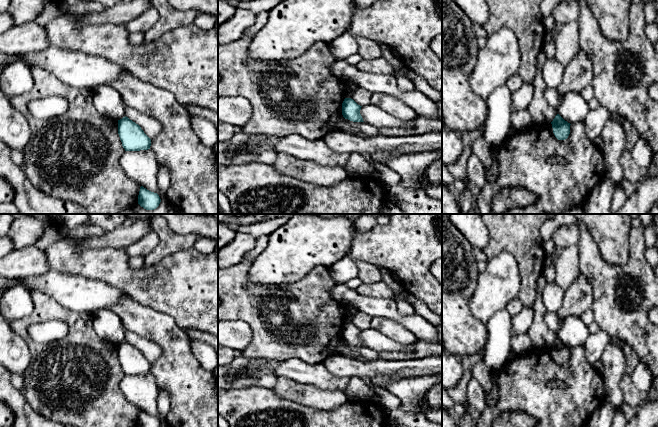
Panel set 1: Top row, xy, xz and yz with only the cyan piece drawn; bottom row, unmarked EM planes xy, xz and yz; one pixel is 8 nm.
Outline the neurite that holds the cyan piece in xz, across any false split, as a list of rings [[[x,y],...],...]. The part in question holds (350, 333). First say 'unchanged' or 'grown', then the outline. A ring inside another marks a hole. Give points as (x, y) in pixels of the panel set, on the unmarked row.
unchanged | [[[345,322],[342,327],[342,339],[353,346],[364,346],[360,338],[361,331],[353,323]]]

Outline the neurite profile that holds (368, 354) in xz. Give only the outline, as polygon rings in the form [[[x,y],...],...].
[[[344,342],[347,349],[351,350],[354,354],[364,358],[366,361],[374,361],[380,359],[379,353],[365,346],[353,346]]]

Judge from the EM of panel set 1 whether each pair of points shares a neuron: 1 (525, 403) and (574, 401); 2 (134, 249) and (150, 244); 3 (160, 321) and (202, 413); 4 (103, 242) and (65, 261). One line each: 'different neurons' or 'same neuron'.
1: same neuron
2: same neuron
3: same neuron
4: different neurons

